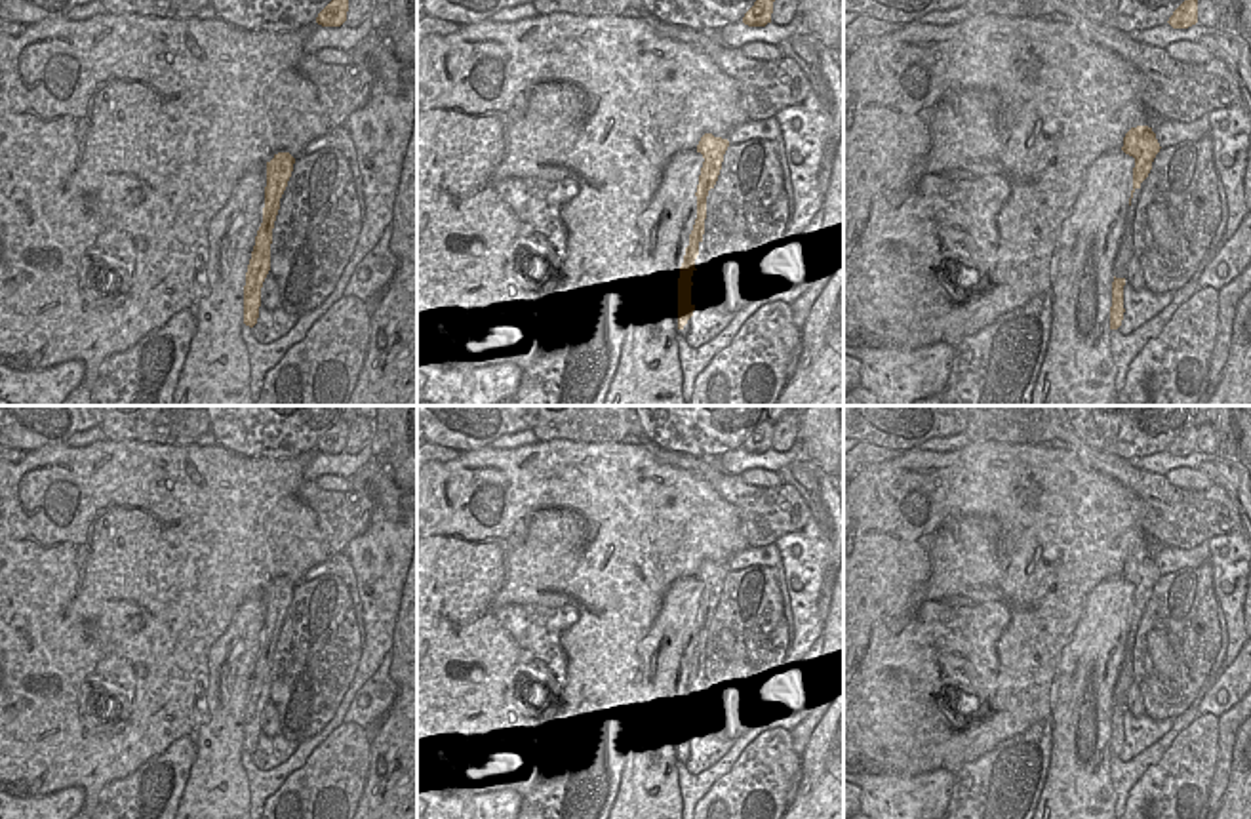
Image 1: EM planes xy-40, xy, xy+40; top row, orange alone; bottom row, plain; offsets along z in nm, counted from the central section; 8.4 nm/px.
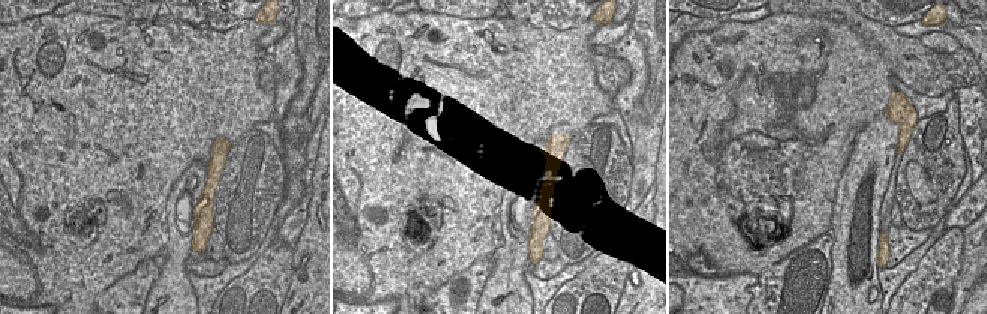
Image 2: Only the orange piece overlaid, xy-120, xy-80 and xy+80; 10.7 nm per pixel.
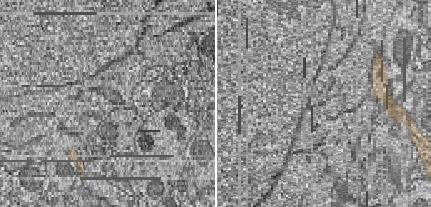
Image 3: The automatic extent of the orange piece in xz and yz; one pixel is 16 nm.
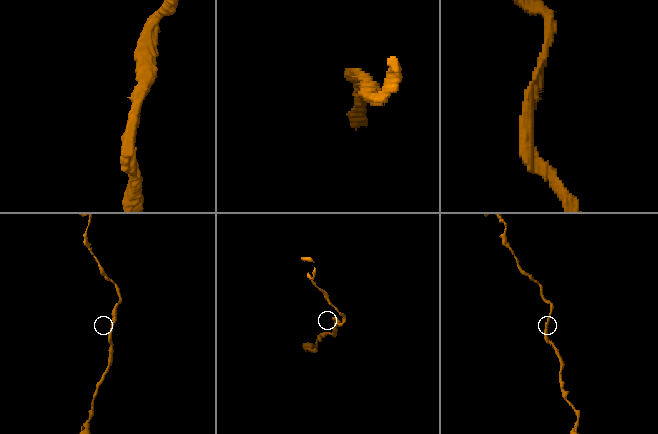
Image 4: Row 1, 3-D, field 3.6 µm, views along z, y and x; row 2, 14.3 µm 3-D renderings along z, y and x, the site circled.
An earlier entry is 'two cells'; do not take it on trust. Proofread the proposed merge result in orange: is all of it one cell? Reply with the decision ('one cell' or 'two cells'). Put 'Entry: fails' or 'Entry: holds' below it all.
one cell
Entry: fails

